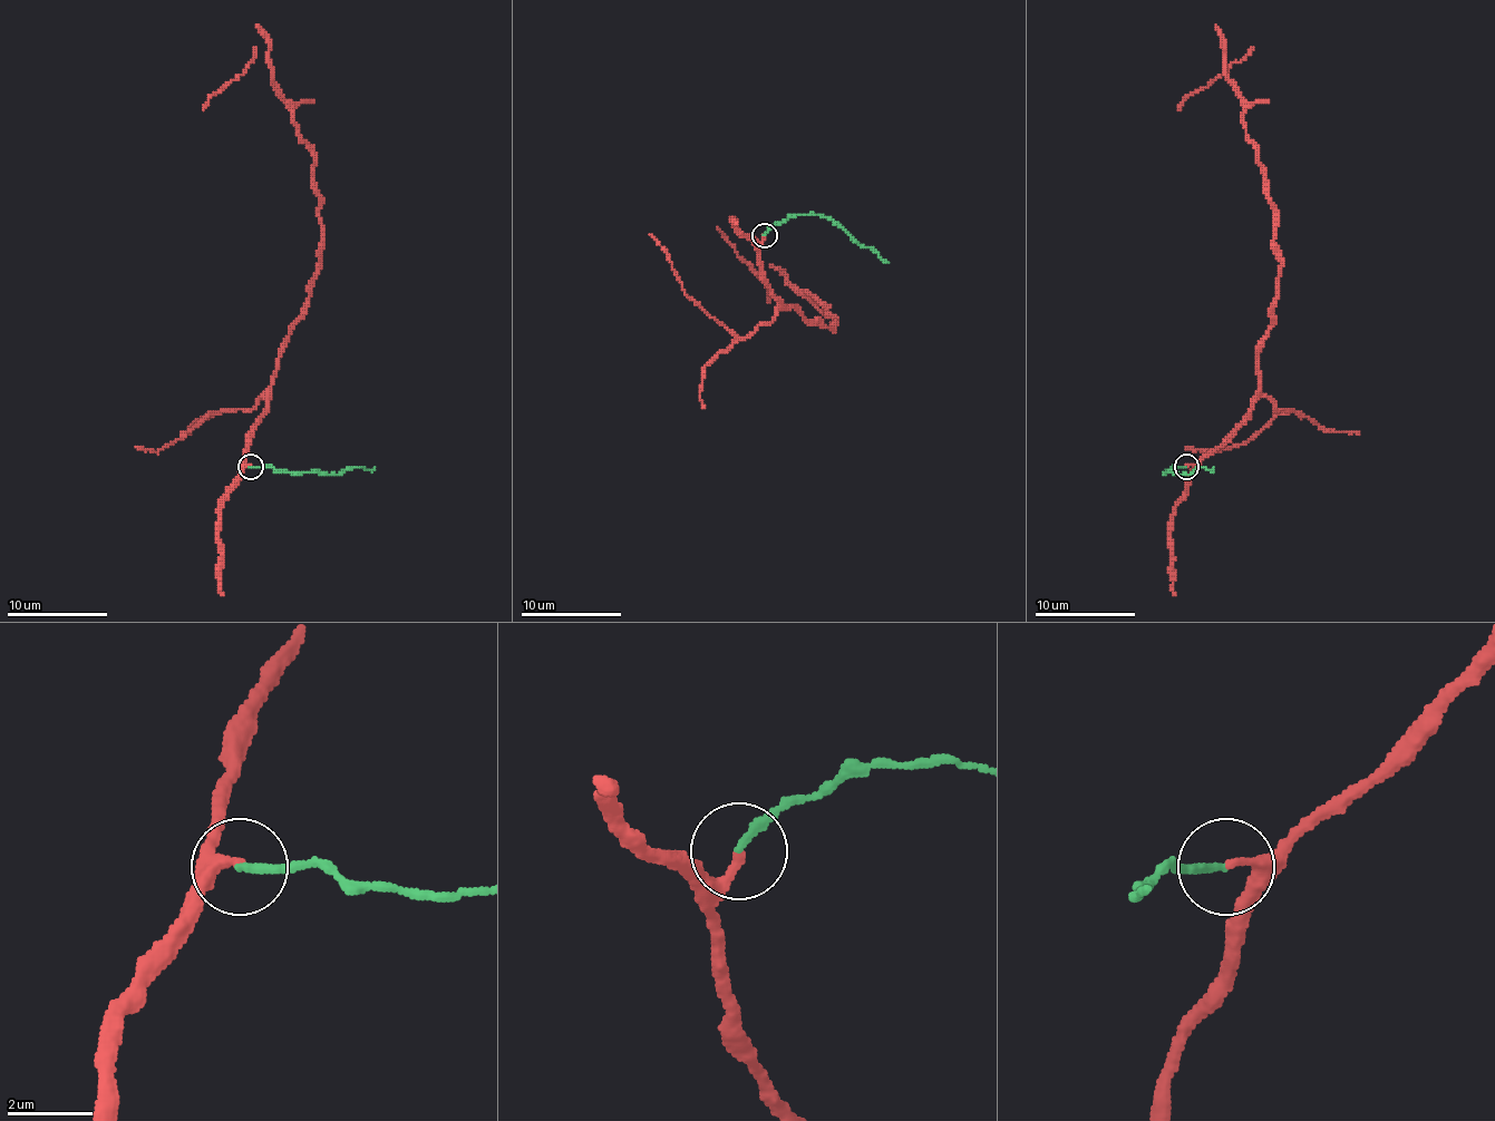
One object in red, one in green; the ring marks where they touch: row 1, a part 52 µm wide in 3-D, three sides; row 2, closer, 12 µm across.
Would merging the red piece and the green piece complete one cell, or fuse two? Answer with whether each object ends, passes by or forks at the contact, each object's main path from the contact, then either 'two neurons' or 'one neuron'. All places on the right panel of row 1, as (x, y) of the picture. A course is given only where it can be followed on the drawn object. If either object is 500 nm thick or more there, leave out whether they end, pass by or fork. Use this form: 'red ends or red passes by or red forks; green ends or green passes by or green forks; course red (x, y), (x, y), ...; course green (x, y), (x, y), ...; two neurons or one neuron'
red ends; green ends; course red (1185, 467), (1199, 465), (1249, 411), (1281, 271), (1259, 150), (1225, 57), (1231, 67), (1178, 110); course green (1185, 467), (1165, 471), (1191, 475), (1199, 467), (1213, 467); one neuron

